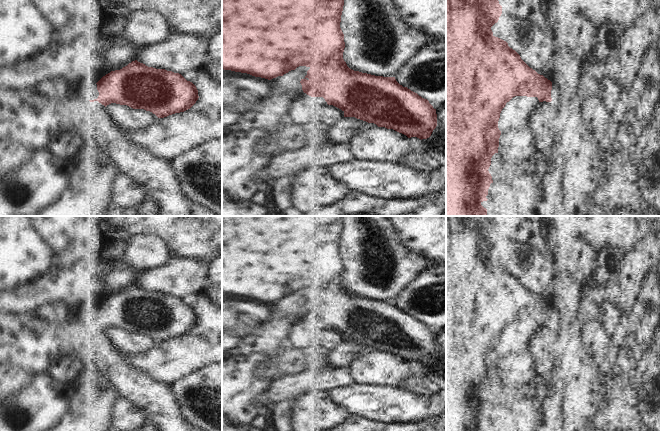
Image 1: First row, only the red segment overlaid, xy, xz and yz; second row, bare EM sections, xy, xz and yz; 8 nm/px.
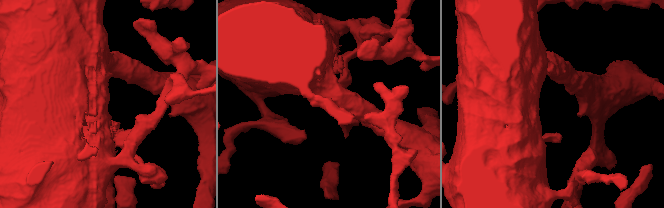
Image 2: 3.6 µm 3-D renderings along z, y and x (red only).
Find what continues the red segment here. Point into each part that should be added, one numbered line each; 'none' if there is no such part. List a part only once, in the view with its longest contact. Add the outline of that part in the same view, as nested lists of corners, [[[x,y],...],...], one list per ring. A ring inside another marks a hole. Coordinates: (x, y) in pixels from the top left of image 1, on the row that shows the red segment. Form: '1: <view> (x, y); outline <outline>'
1: xz (304, 110); outline [[[302,92],[294,97],[287,110],[287,120],[297,125],[326,124],[324,112],[328,107],[323,97],[311,97]]]

